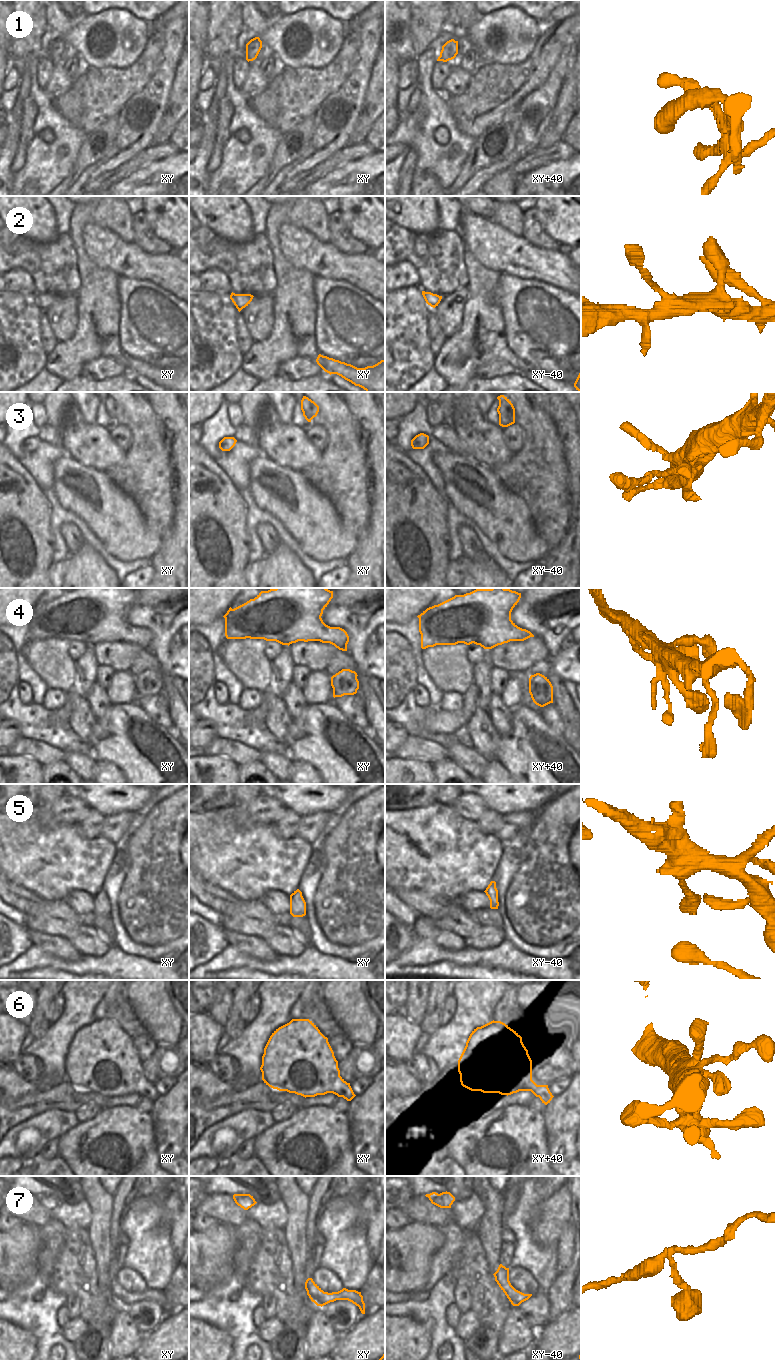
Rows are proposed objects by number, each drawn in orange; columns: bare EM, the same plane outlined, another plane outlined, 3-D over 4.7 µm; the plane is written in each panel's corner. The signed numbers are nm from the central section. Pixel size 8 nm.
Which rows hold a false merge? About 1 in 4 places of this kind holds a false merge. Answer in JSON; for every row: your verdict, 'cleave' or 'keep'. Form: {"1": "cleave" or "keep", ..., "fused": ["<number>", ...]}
{"1": "keep", "2": "keep", "3": "keep", "4": "keep", "5": "keep", "6": "keep", "7": "keep", "fused": []}

